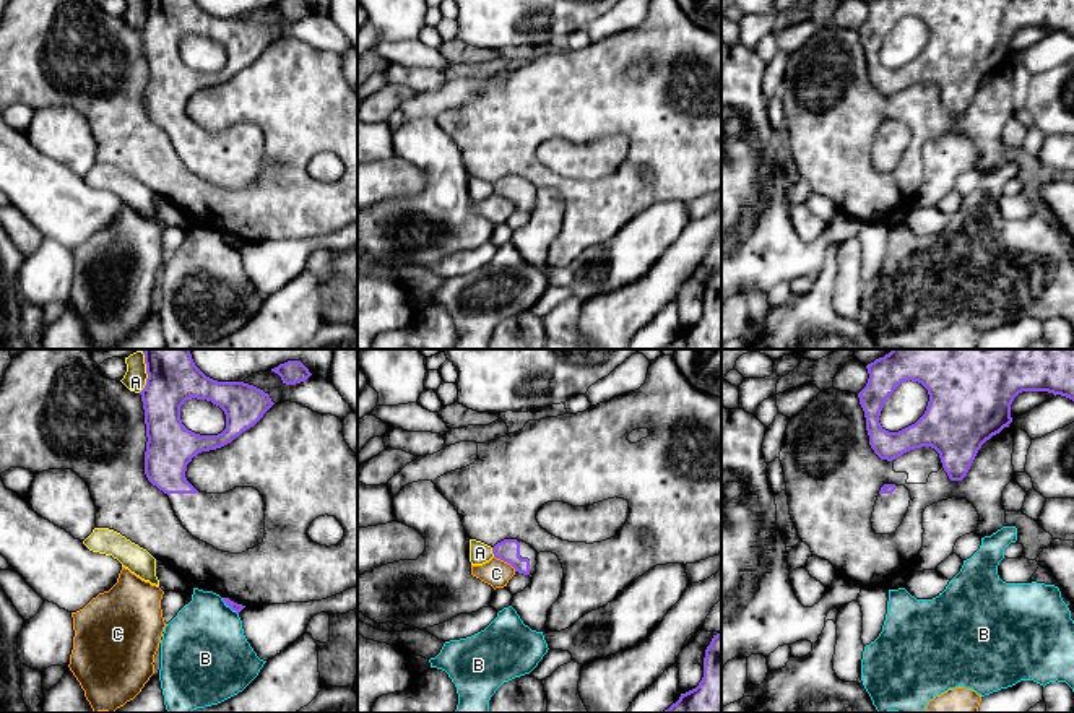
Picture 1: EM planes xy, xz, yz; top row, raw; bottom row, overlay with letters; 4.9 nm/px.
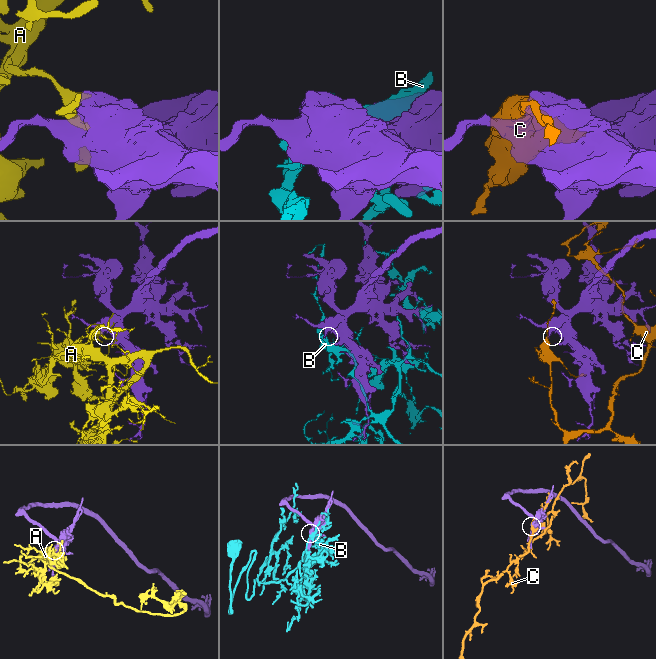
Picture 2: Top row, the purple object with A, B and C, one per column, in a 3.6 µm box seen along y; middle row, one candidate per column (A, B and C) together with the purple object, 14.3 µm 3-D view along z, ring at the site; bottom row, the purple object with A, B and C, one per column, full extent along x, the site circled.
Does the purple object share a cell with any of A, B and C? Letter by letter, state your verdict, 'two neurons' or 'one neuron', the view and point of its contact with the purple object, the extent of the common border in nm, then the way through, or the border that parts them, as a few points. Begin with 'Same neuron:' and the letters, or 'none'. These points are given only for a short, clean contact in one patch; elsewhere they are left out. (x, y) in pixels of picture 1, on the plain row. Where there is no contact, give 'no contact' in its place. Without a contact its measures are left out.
Same neuron: none
A: two neurons; meets purple in xy at (147, 15); contact 150 nm long
B: two neurons; meets purple in xy at (229, 242); contact 120 nm long
C: two neurons; meets purple in xz at (506, 197); contact 130 nm long

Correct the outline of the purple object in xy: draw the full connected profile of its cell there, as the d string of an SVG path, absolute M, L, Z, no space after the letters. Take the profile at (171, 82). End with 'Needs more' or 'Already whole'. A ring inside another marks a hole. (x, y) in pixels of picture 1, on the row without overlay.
M146 0L146 10L146 21L140 31L148 73L145 88L148 117L169 133L175 153L193 174L229 190L242 190L262 180L265 174L265 138L257 125L236 123L226 130L206 130L187 117L185 107L198 89L221 84L253 63L275 41L270 31L244 18L213 16L195 0ZM192 34L211 37L224 47L226 65L221 70L200 71L182 60L180 42Z. Needs more

